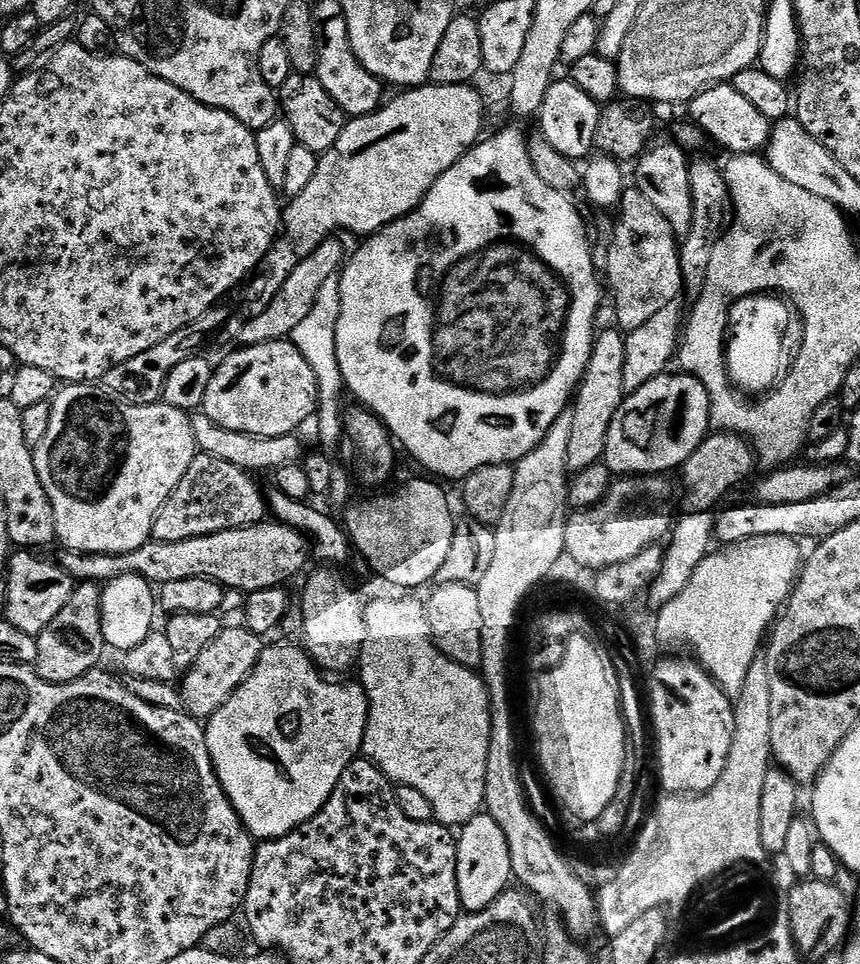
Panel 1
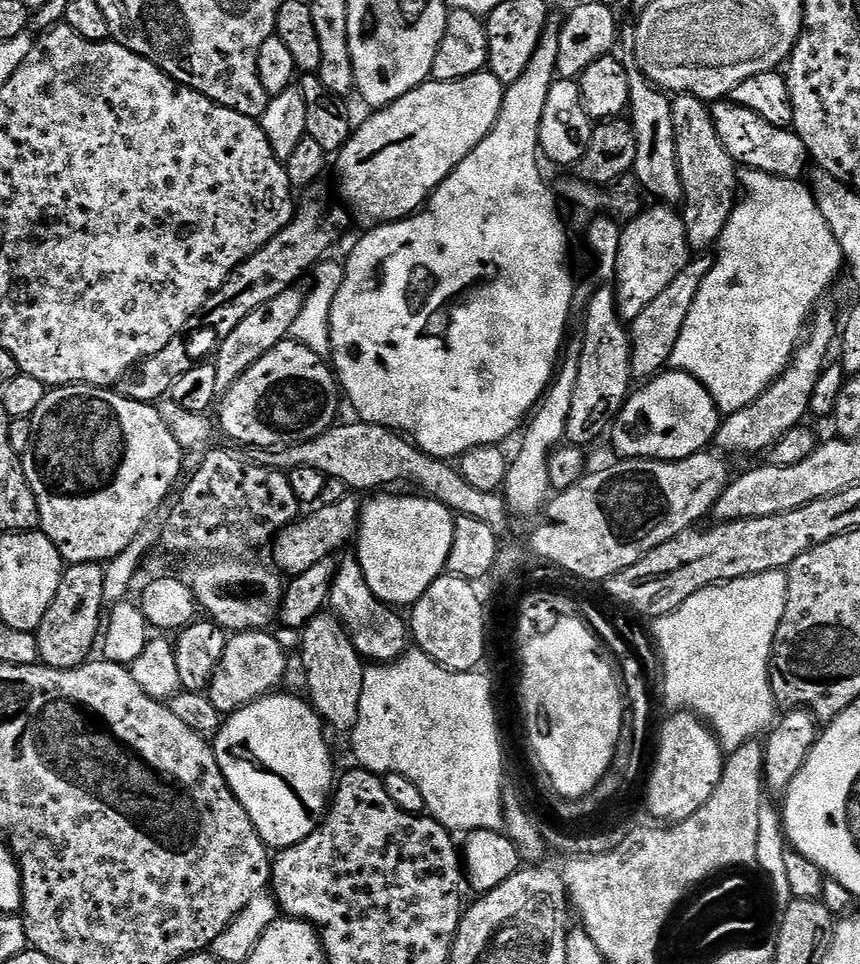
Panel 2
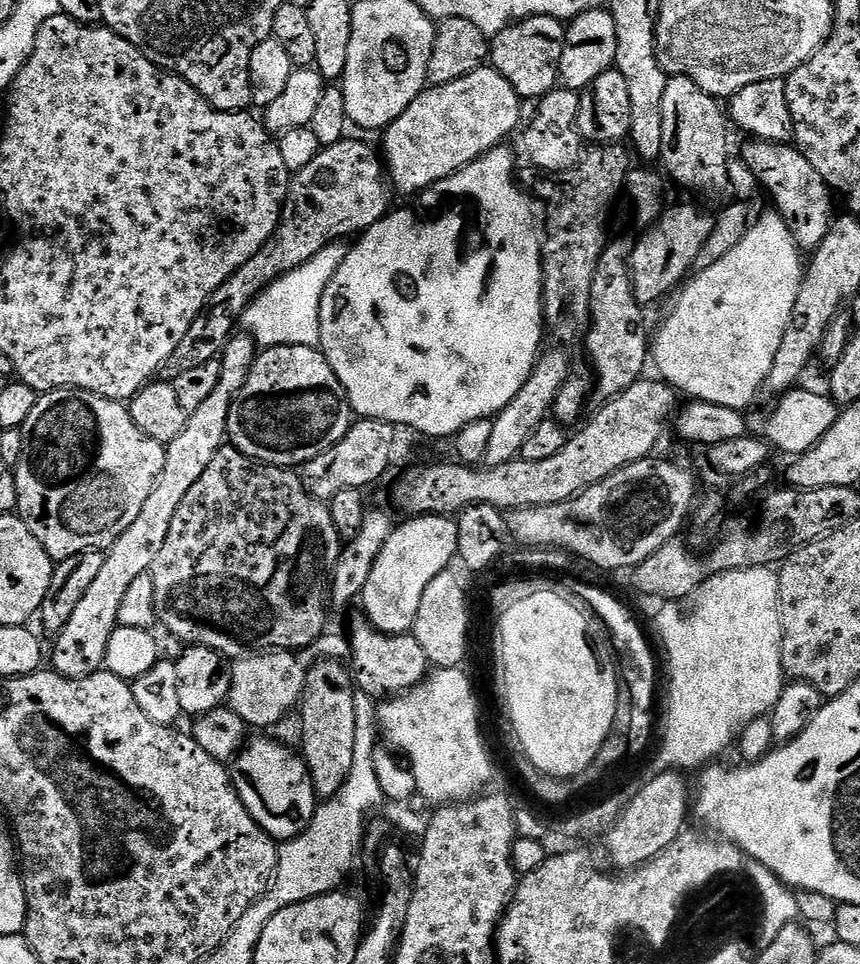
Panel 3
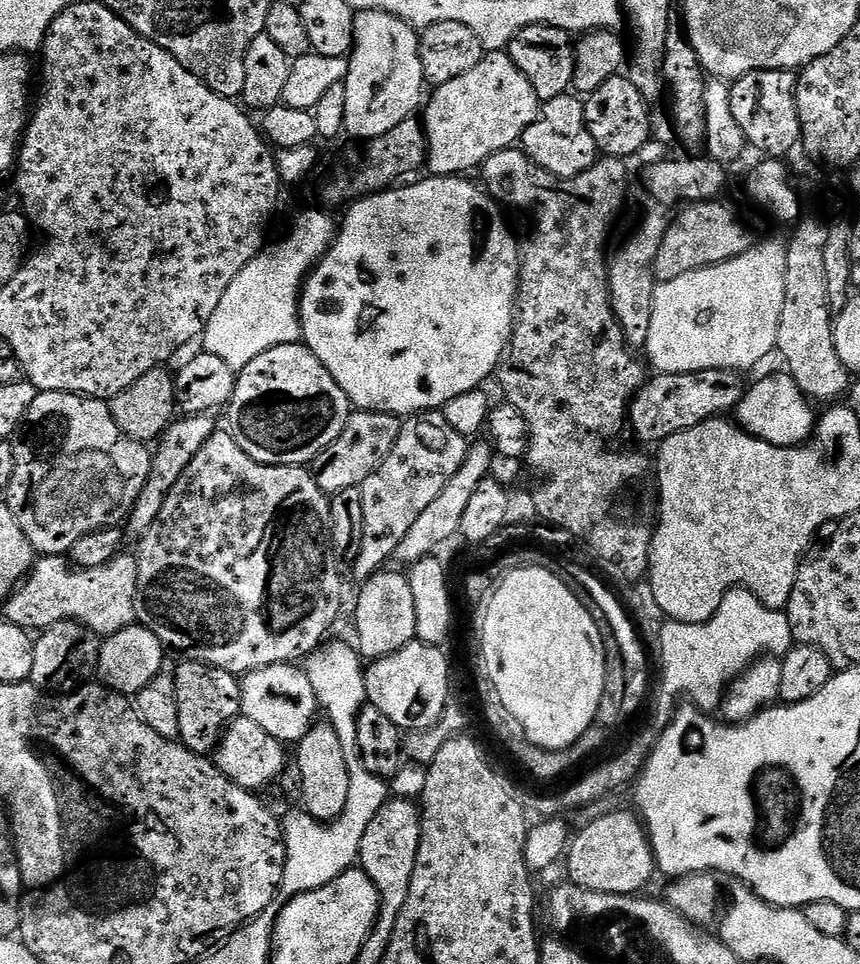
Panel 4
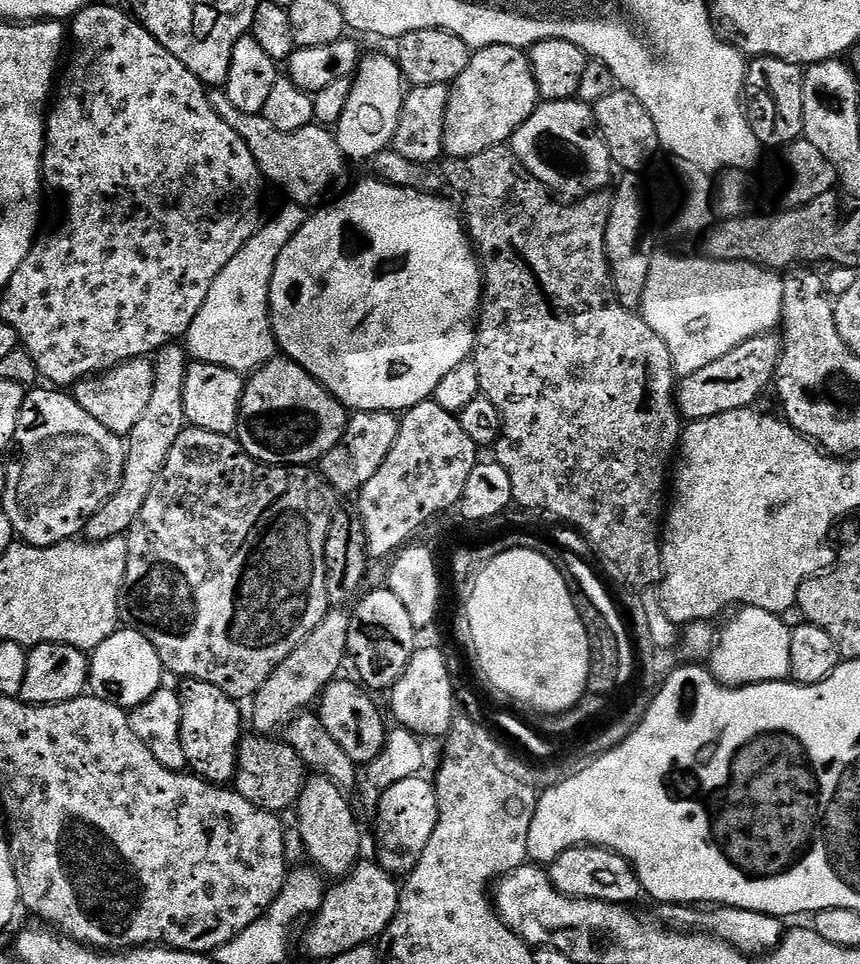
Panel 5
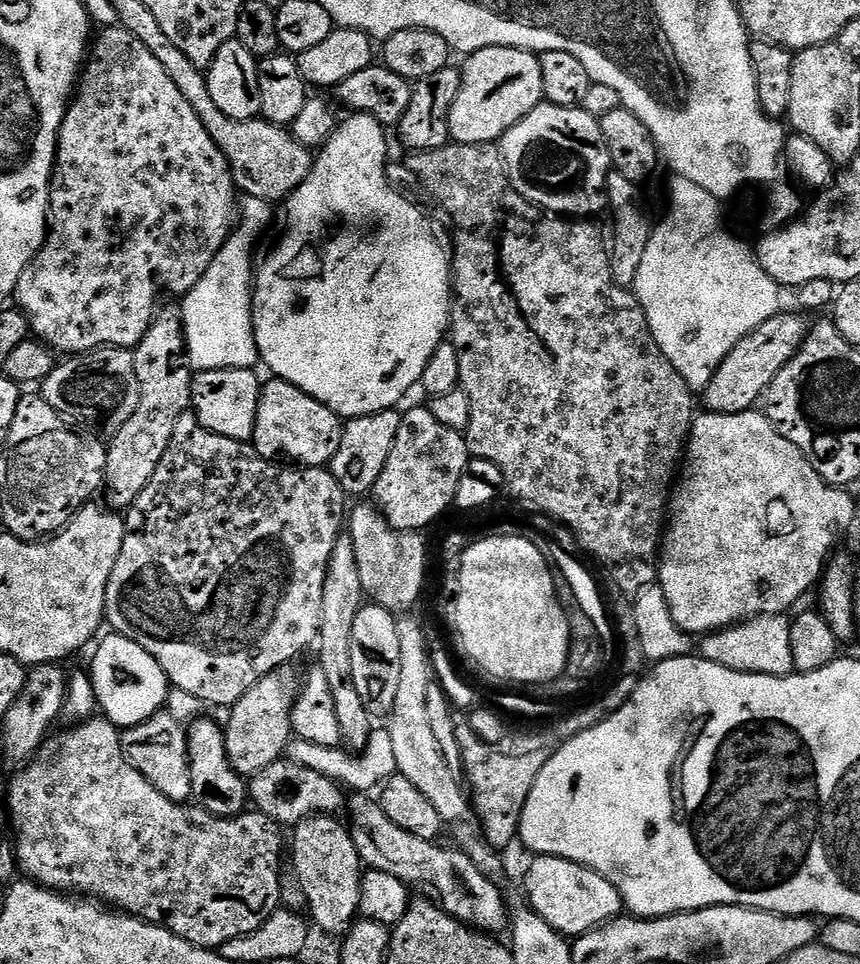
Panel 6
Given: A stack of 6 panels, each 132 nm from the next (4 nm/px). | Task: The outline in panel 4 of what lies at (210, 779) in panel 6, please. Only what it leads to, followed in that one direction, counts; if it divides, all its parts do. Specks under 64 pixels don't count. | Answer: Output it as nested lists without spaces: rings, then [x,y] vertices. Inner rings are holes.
[[[184,660],[174,668],[178,686],[178,737],[179,743],[198,756],[215,753],[220,737],[228,723],[241,715],[240,680],[237,673],[227,672],[197,660]]]

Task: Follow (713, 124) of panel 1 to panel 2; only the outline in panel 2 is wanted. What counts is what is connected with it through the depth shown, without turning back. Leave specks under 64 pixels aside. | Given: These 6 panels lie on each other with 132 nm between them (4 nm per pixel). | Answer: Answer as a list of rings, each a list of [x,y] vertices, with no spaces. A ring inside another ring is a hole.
[[[716,102],[711,105],[714,130],[730,158],[737,165],[754,172],[765,172],[771,176],[799,177],[799,172],[806,164],[804,143],[797,138],[791,127],[779,128],[766,118],[758,118],[752,110],[731,102]]]

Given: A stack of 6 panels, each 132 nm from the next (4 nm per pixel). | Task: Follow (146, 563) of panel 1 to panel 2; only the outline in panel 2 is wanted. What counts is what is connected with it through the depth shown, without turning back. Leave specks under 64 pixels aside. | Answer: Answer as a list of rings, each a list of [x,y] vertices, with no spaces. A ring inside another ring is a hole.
[[[349,494],[340,499],[339,504],[326,504],[317,507],[308,517],[297,519],[295,524],[287,524],[276,533],[271,545],[272,556],[276,559],[275,567],[289,577],[300,576],[310,566],[335,557],[341,551],[344,543],[351,541],[358,531],[360,522],[361,501],[355,495]],[[305,519],[305,520],[304,520]],[[276,544],[276,545],[275,545]],[[337,551],[337,552],[336,552]],[[336,552],[336,553],[335,553]],[[288,572],[288,573],[287,573]]]

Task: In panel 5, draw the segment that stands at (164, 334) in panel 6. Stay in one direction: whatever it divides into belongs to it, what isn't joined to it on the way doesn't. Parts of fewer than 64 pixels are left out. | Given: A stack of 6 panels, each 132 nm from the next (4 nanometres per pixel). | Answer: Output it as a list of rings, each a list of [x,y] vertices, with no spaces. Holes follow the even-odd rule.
[[[173,342],[155,353],[154,363],[154,395],[146,406],[146,414],[142,414],[138,426],[134,426],[132,433],[126,437],[124,481],[111,499],[86,522],[82,533],[85,541],[114,540],[131,530],[138,514],[142,514],[142,506],[146,506],[146,498],[150,498],[150,490],[154,490],[166,466],[174,442],[178,442],[178,434],[182,434],[186,427],[182,390],[186,386],[190,357],[179,343]]]

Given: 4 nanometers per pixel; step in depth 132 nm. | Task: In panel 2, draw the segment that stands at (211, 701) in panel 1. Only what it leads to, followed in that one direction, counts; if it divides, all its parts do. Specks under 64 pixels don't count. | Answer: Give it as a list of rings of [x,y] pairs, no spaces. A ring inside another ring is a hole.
[[[257,630],[229,635],[226,650],[212,672],[206,689],[206,694],[222,714],[231,714],[245,708],[281,687],[280,679],[288,668],[288,660],[284,657],[283,646],[270,633],[268,630]]]

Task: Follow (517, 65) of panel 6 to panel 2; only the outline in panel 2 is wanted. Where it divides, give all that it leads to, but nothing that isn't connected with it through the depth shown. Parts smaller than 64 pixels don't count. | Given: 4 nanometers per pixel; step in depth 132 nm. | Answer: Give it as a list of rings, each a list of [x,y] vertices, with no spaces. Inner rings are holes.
[[[485,70],[454,82],[429,79],[393,104],[373,111],[372,117],[353,131],[334,156],[336,184],[340,187],[341,198],[345,200],[343,203],[362,219],[369,220],[372,226],[403,220],[423,208],[436,187],[476,149],[486,134],[490,134],[498,118],[498,110],[502,110],[504,90],[505,85],[500,83],[498,77]]]

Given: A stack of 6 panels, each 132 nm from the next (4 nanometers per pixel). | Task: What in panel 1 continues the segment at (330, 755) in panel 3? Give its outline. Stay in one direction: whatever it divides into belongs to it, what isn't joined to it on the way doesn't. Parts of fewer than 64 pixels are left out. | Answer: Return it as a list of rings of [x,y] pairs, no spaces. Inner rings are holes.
[[[320,566],[317,567],[317,572],[313,574],[312,577],[309,578],[308,581],[304,584],[304,597],[300,600],[300,616],[304,619],[304,636],[308,639],[308,644],[306,651],[309,656],[312,657],[313,660],[316,661],[316,667],[323,670],[328,674],[340,674],[336,672],[348,672],[357,667],[358,661],[360,659],[360,647],[366,642],[366,618],[364,617],[364,605],[365,601],[363,599],[360,600],[360,596],[355,592],[354,589],[351,588],[350,585],[347,584],[346,581],[343,580],[342,577],[339,576],[339,571],[333,570],[328,566]]]

